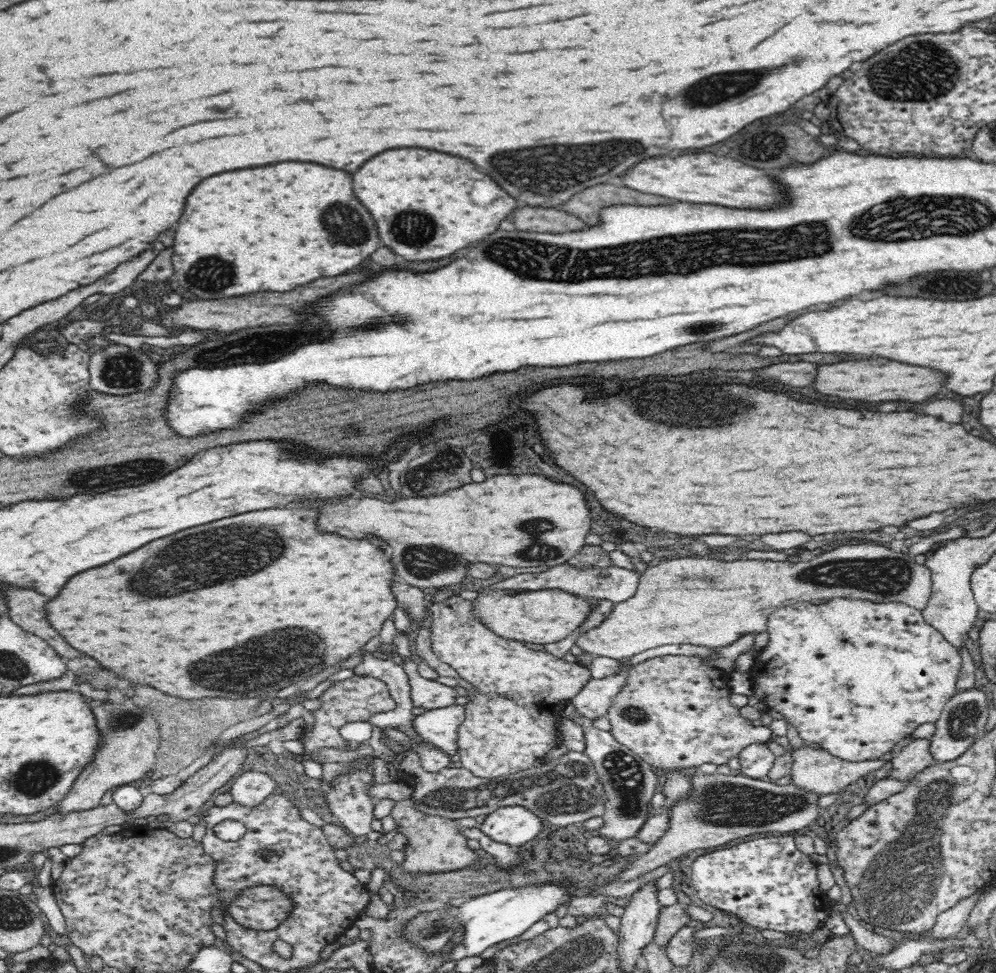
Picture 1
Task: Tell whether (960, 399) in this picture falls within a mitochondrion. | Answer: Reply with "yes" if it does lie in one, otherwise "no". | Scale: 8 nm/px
no

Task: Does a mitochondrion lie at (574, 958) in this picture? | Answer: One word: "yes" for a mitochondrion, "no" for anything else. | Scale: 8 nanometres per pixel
yes

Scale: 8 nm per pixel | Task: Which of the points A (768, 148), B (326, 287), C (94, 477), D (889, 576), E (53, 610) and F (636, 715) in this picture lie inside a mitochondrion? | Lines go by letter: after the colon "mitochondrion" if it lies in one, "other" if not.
A: mitochondrion
B: other
C: mitochondrion
D: mitochondrion
E: other
F: mitochondrion

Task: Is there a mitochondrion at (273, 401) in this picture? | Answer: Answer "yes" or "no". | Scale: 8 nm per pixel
no

